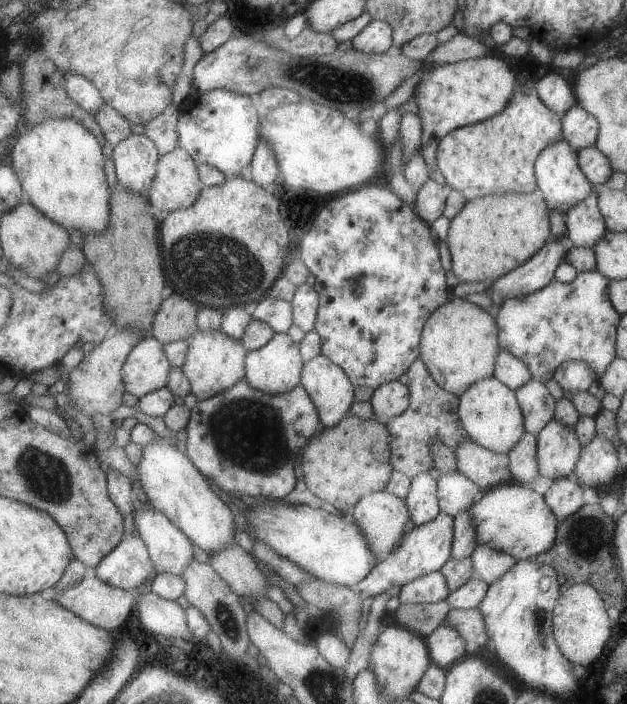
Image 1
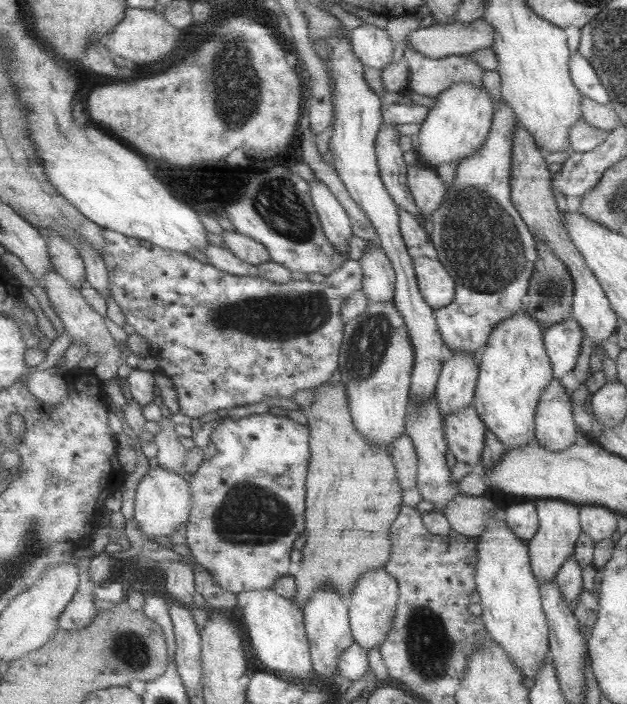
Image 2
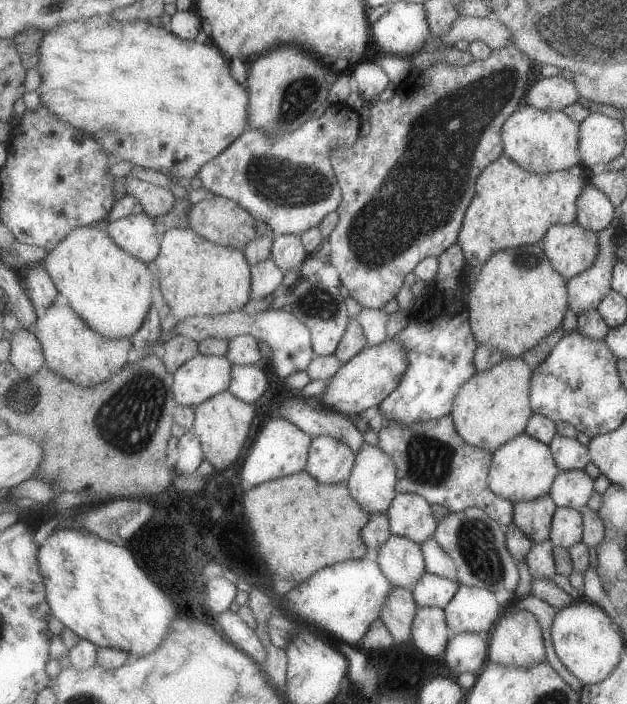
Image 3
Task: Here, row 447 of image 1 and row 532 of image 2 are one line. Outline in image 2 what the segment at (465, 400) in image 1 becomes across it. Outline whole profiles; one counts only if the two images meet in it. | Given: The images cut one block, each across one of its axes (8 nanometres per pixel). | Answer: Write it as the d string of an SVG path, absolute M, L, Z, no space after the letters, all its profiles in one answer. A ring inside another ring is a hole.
M497 509L495 517L489 519L489 525L485 533L478 541L480 562L477 565L477 591L481 596L481 605L485 626L488 633L509 653L509 659L521 675L535 680L535 675L541 670L541 663L550 650L549 634L550 628L548 618L543 612L540 604L540 584L532 572L531 561L529 560L528 545L516 537L516 533L507 524L507 509Z

